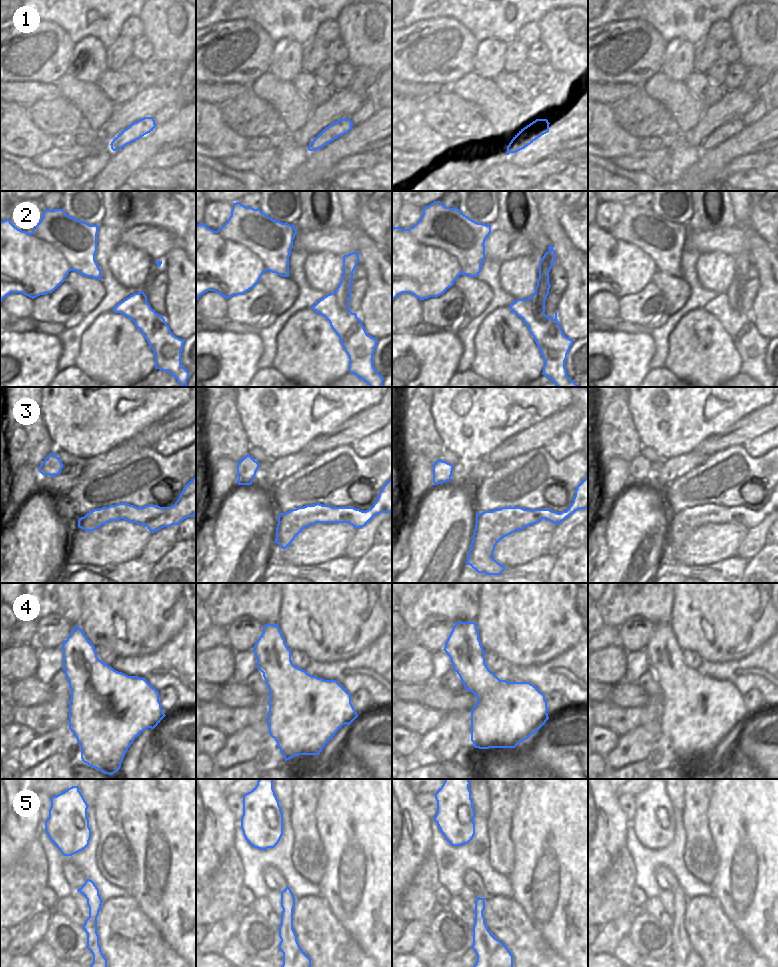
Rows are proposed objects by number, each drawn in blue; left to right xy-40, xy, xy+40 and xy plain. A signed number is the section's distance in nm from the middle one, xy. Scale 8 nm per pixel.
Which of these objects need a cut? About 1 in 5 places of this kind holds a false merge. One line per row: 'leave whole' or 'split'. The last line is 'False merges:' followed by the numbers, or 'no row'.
1: leave whole
2: split
3: leave whole
4: leave whole
5: leave whole
False merges: 2

